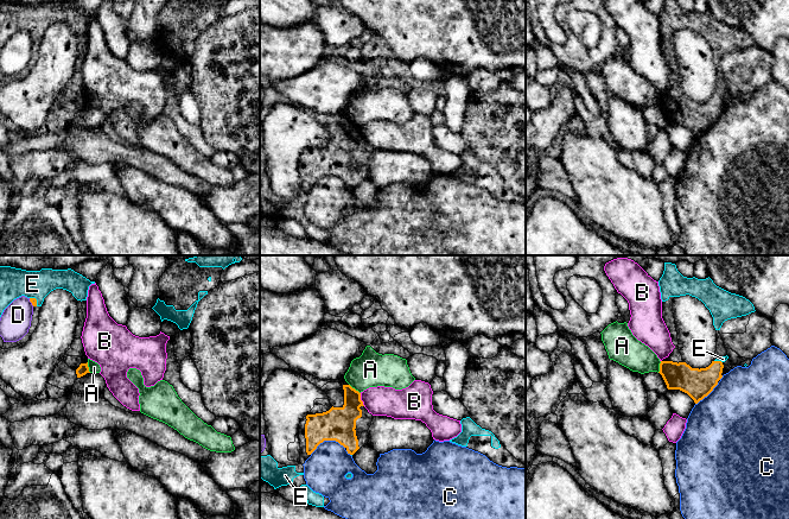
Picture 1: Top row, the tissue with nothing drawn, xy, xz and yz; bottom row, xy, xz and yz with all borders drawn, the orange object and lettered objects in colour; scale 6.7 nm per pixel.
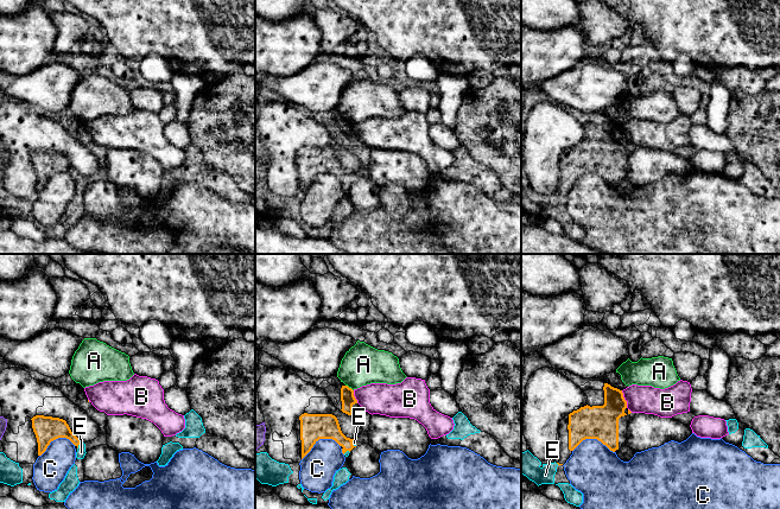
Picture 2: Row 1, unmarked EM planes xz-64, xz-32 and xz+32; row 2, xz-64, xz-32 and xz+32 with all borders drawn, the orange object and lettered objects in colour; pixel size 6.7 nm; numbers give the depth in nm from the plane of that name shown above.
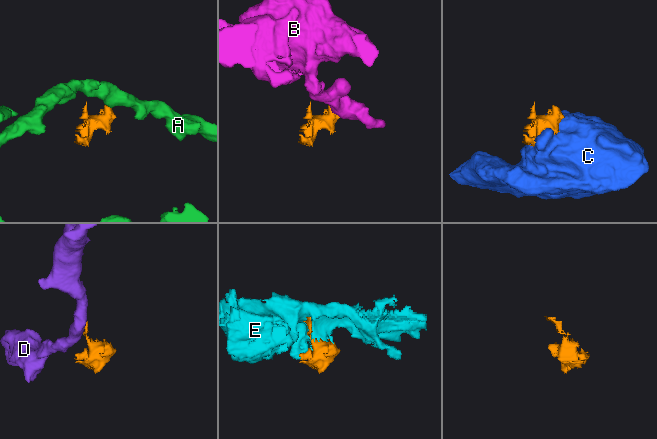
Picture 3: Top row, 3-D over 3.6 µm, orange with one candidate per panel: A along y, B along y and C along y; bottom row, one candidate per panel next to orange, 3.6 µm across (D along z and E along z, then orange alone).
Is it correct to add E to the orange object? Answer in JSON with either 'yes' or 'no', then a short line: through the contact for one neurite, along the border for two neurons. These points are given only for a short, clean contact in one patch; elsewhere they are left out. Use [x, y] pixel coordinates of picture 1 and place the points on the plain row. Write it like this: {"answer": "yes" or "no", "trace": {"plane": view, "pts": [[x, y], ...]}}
{"answer": "yes"}

